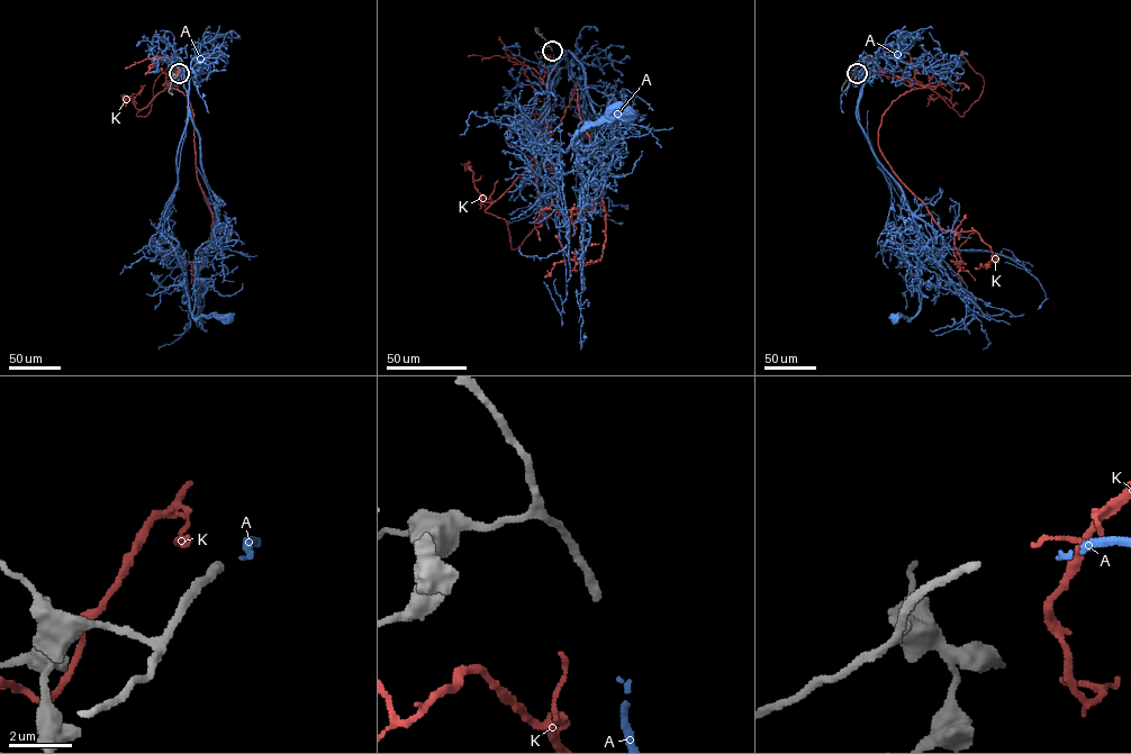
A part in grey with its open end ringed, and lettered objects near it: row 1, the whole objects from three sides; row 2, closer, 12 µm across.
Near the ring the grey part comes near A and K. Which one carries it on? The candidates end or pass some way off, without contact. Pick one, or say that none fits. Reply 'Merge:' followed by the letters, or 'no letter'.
Merge: A

